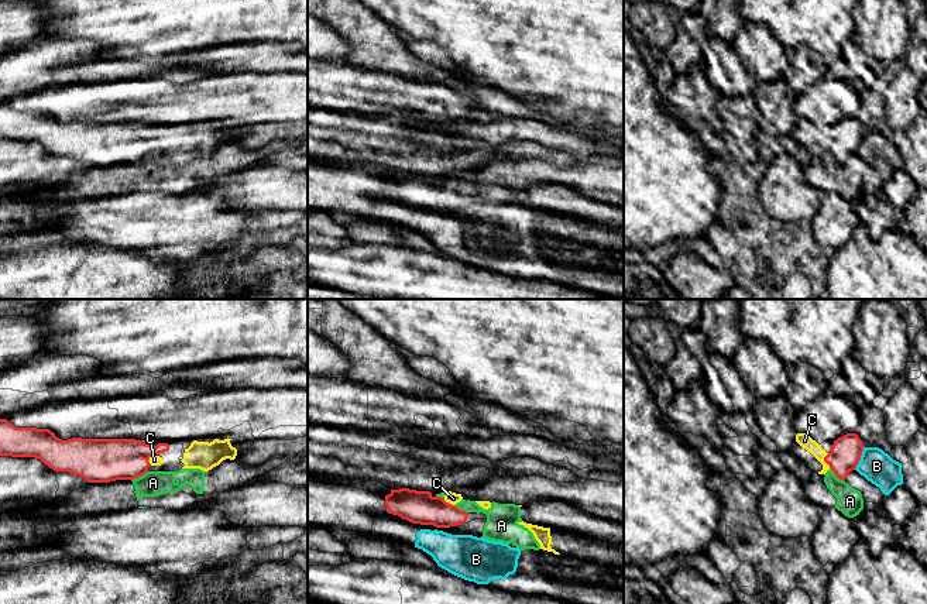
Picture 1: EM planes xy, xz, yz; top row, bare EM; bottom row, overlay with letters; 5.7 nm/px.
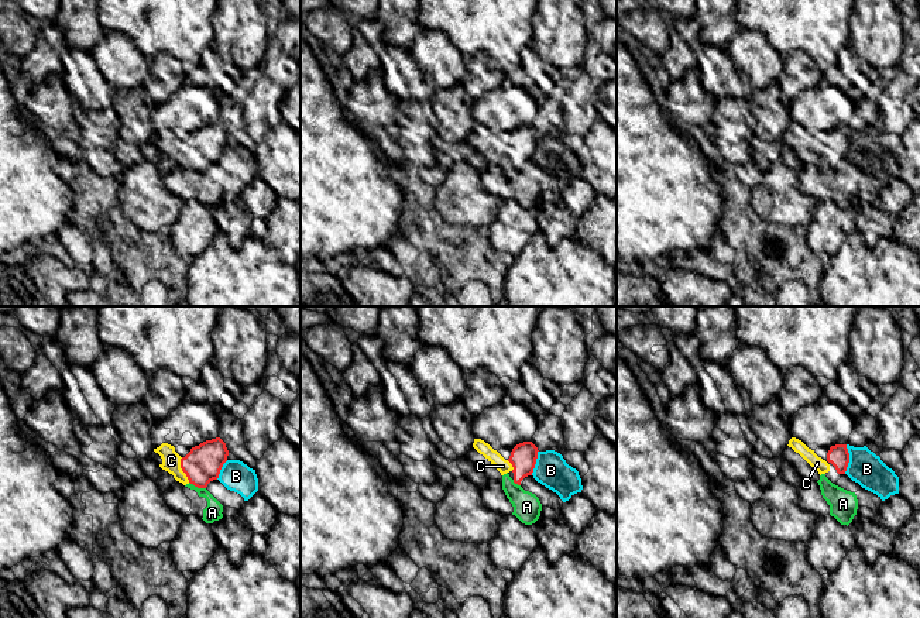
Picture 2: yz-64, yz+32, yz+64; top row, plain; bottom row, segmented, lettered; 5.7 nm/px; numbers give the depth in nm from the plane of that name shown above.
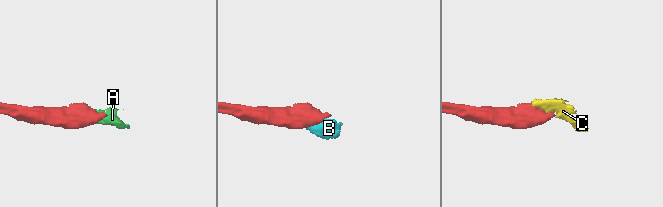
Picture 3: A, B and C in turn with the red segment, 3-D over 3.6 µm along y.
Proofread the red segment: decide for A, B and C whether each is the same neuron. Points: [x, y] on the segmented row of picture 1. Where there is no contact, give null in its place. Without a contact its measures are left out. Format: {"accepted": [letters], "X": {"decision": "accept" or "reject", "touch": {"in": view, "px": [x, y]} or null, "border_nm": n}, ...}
{"accepted": ["C"], "A": {"decision": "reject", "touch": {"in": "yz", "px": [837, 476]}, "border_nm": 120}, "B": {"decision": "reject", "touch": {"in": "yz", "px": [859, 457]}, "border_nm": 150}, "C": {"decision": "accept", "touch": {"in": "yz", "px": [824, 460]}, "border_nm": 90}}

